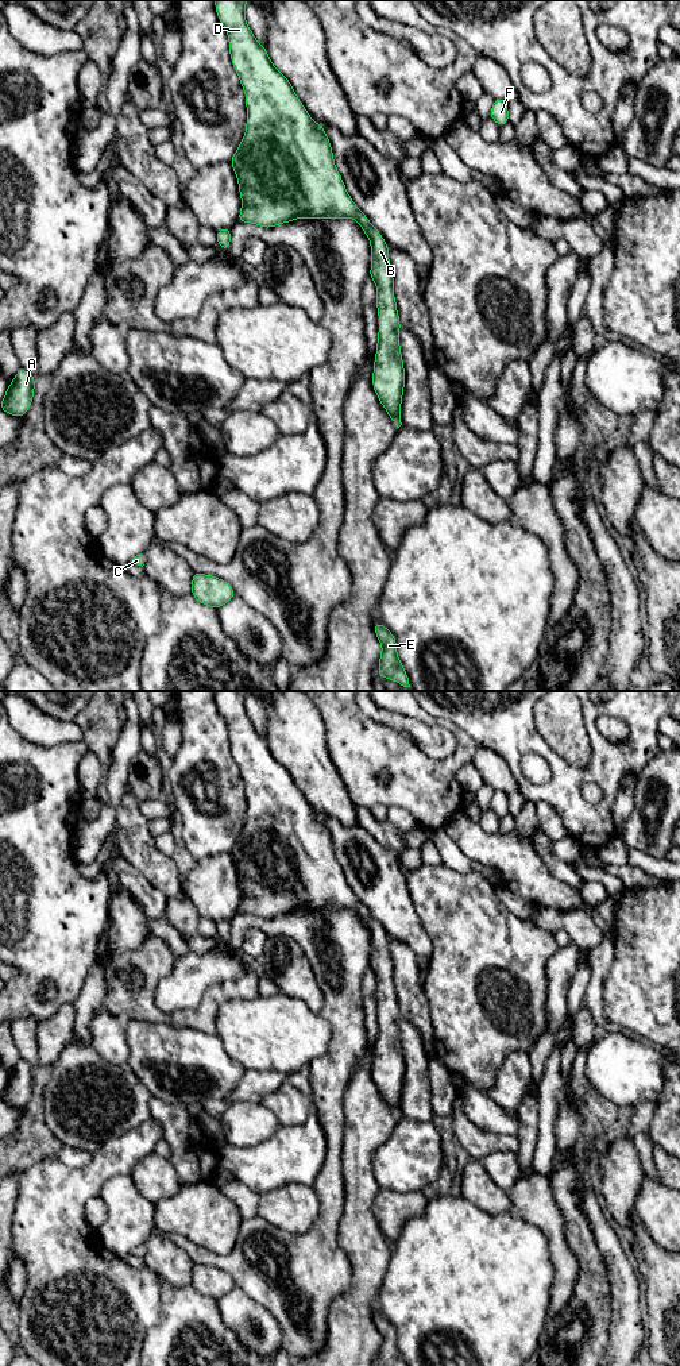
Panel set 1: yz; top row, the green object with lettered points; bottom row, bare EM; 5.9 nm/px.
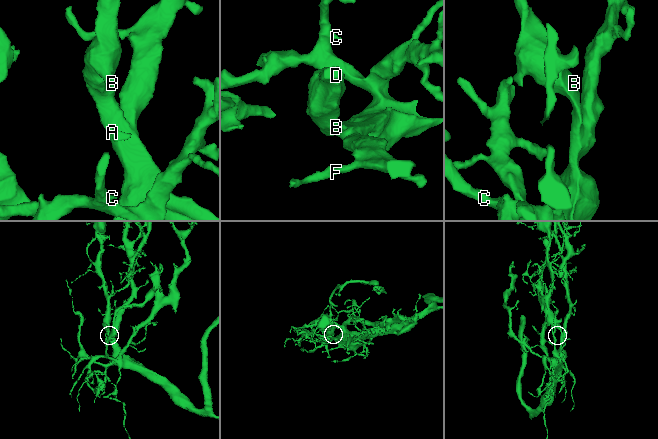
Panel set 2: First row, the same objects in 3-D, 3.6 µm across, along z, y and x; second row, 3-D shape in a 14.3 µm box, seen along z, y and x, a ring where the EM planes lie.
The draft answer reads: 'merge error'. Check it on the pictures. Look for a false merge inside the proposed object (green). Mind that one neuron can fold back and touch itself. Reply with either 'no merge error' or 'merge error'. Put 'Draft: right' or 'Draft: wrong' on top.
Draft: wrong
no merge error

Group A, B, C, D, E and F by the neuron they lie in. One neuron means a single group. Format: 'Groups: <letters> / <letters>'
Groups: A B C D E F

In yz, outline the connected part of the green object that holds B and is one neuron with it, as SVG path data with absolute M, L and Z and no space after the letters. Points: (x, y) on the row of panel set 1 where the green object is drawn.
M215 0L215 7L220 23L228 32L229 55L232 65L240 78L240 85L246 93L247 124L246 134L231 158L232 169L239 182L242 208L237 217L239 223L252 223L263 228L273 228L295 219L353 219L367 235L371 244L370 279L376 285L376 308L379 316L379 332L376 354L372 371L372 387L387 416L395 422L401 422L401 404L405 387L405 364L399 346L401 321L394 297L394 277L389 259L389 244L380 232L370 223L368 217L356 207L348 194L340 173L336 169L329 138L324 127L316 123L301 100L295 94L289 78L283 76L271 62L264 46L259 45L246 22L246 4L248 0Z

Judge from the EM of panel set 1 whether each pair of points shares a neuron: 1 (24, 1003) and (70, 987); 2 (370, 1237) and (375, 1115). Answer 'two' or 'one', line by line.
1: one
2: one

